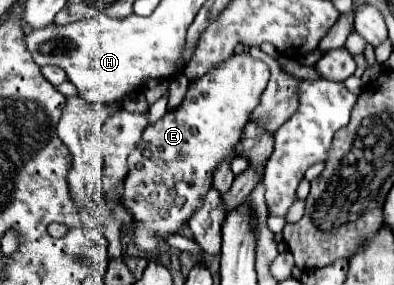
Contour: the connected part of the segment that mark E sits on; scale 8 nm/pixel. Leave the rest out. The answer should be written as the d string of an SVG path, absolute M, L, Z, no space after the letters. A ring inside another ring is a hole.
M234 54L222 64L222 68L216 68L194 80L188 86L182 104L166 112L158 122L144 130L142 142L136 144L128 156L130 170L124 180L122 194L122 204L134 220L132 240L140 252L156 252L168 236L180 234L180 230L188 224L188 218L192 218L192 214L202 206L206 192L212 188L216 168L236 156L236 146L244 134L244 126L250 122L252 110L260 104L260 94L268 84L268 76L270 72L264 62L250 58L250 54Z

